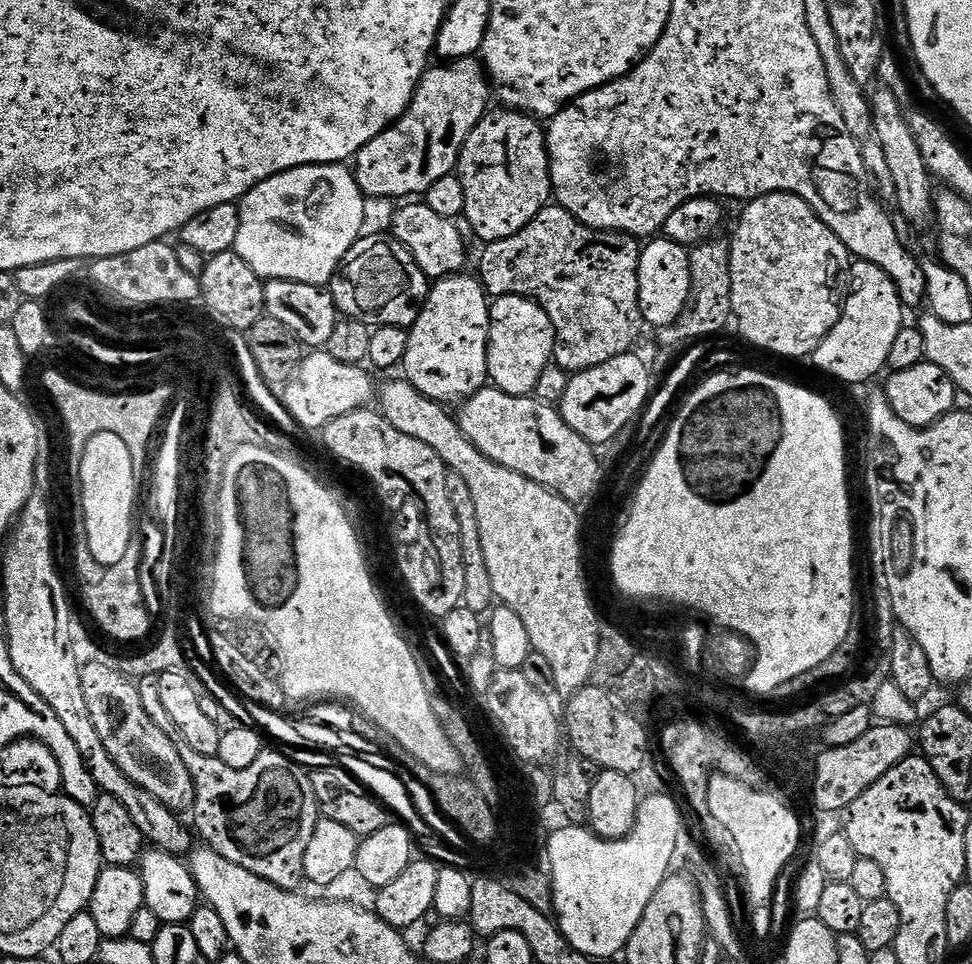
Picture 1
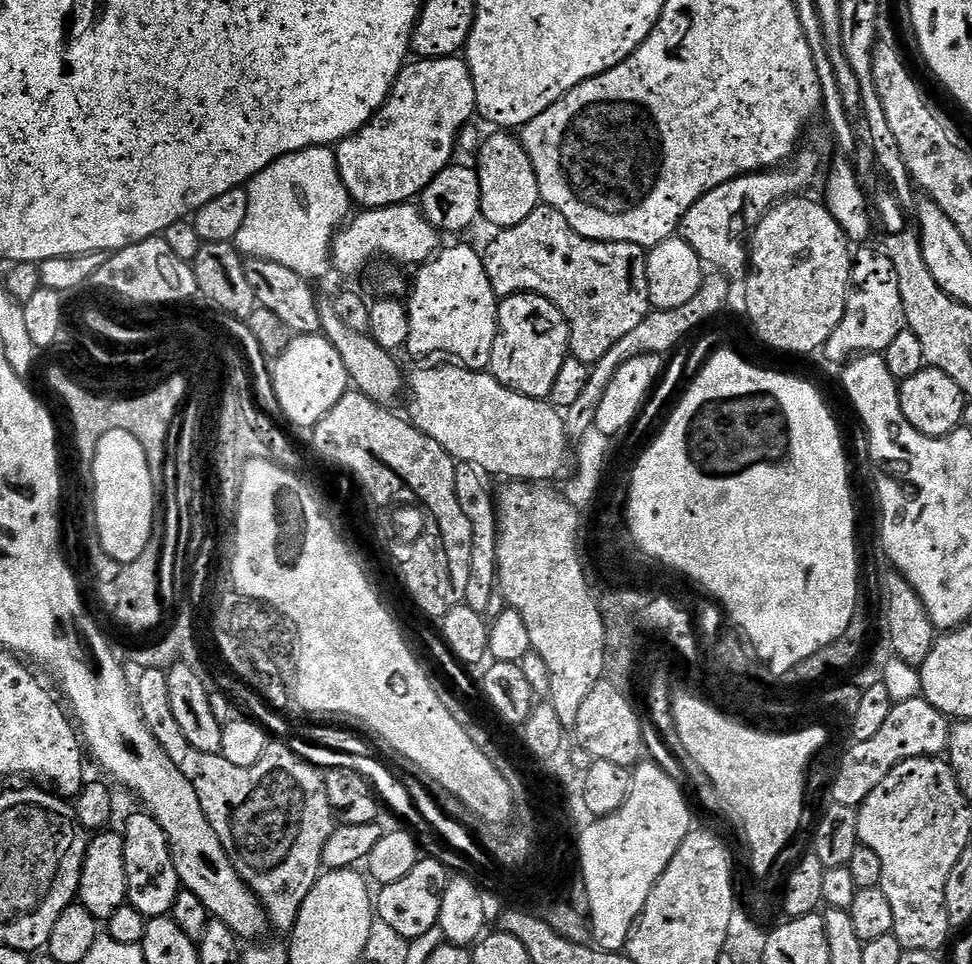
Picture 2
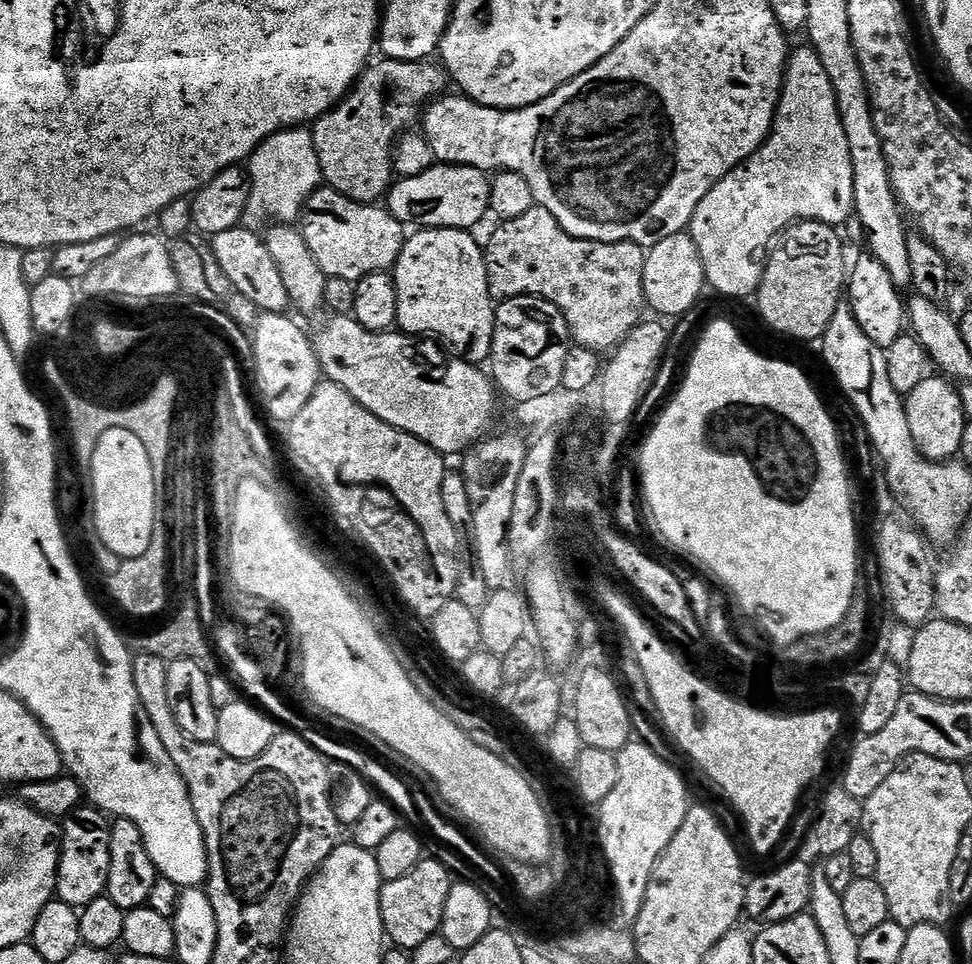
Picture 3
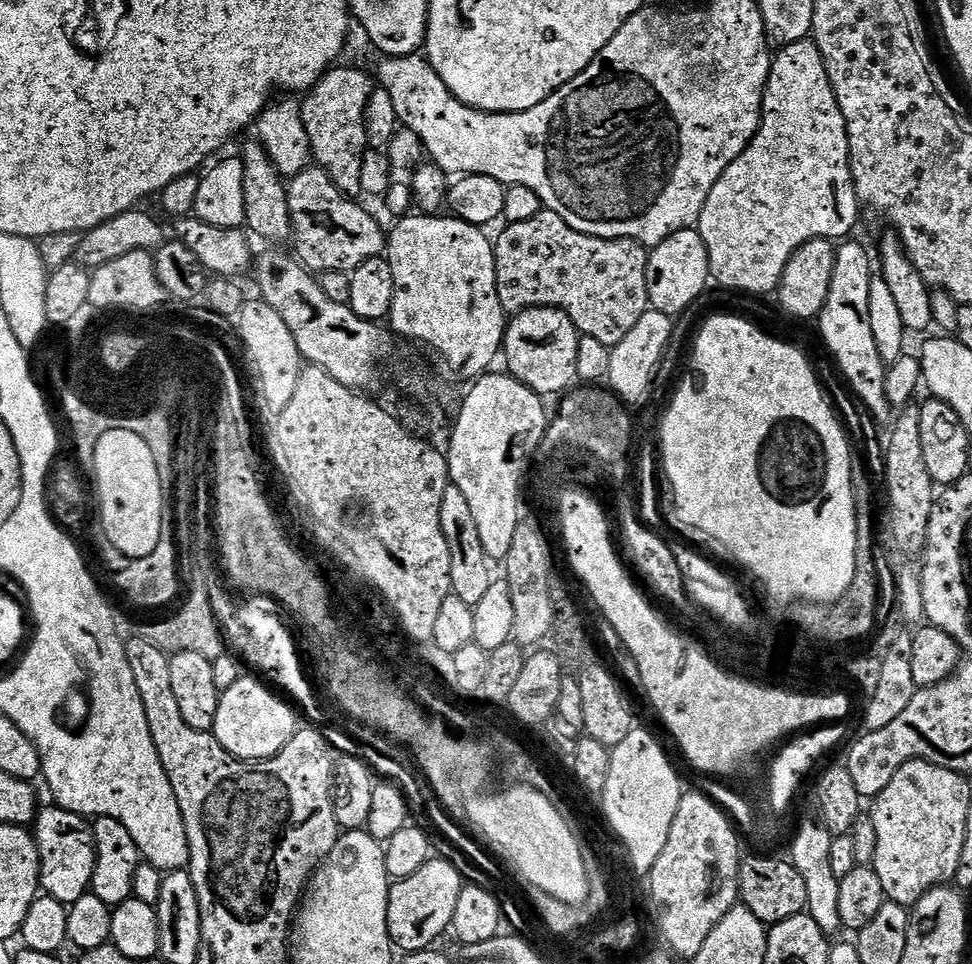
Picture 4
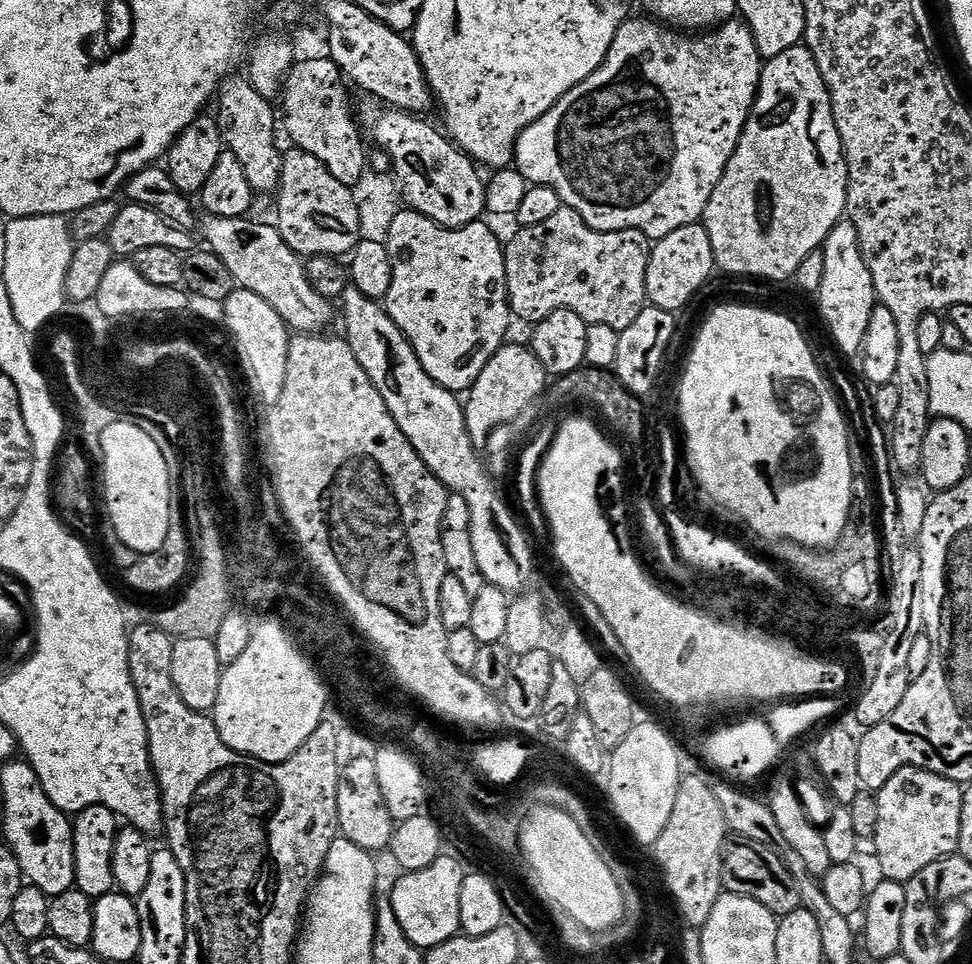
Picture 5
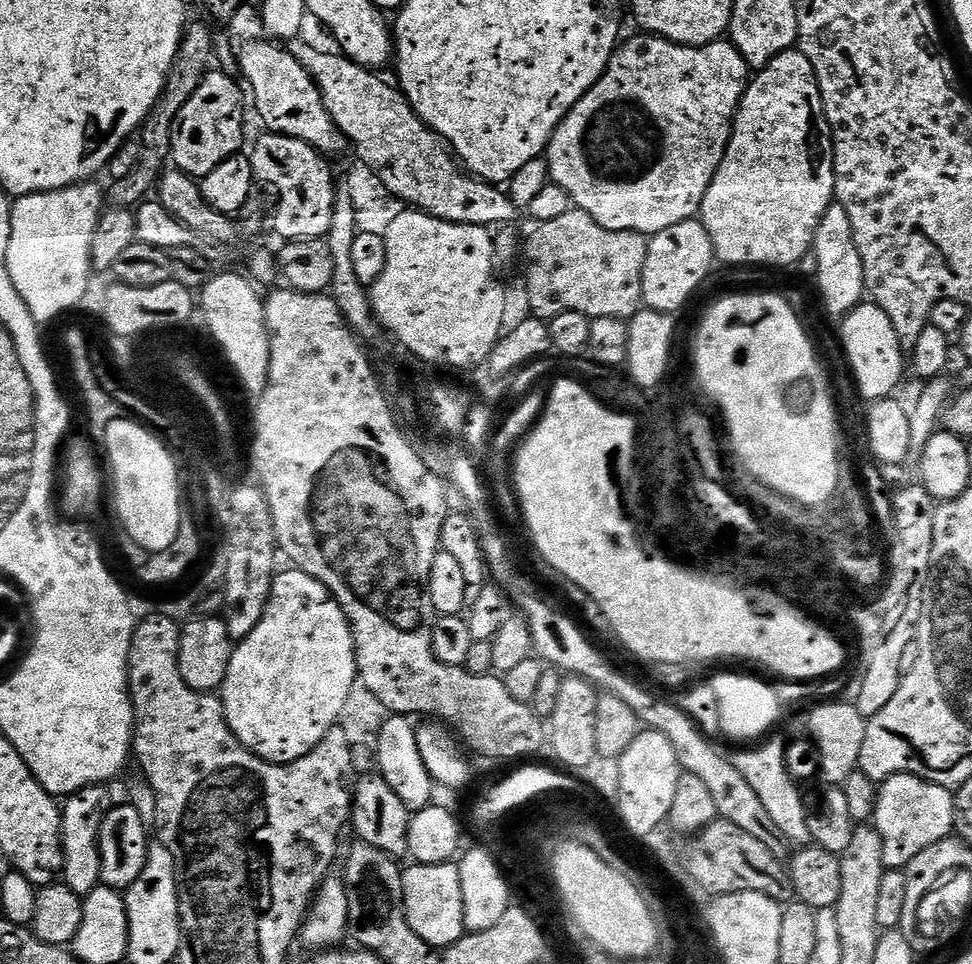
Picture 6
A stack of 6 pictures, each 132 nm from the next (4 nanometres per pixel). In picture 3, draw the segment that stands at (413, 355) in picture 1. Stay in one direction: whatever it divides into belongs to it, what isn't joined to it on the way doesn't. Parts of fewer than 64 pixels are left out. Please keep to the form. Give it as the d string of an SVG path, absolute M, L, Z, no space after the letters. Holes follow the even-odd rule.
M421 228L413 233L405 239L394 269L398 290L396 328L413 338L441 336L446 343L453 344L468 363L483 365L483 360L485 363L492 354L496 309L488 289L488 271L481 241L476 241L473 233L463 228Z

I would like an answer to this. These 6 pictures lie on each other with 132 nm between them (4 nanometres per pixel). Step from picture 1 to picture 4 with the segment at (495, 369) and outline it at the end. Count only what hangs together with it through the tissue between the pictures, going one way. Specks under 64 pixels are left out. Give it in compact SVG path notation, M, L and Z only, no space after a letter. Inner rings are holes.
M527 308L515 313L507 321L504 329L504 343L502 345L502 360L508 363L507 371L518 381L529 387L539 396L546 394L564 394L577 383L578 370L578 342L580 332L570 322L566 313L559 312L557 308Z

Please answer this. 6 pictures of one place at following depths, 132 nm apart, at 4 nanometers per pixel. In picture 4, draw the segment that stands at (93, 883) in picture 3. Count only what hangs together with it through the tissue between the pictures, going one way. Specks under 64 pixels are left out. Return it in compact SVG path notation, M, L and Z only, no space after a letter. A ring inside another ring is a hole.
M59 806L41 807L34 821L34 835L40 855L40 887L58 902L71 905L89 895L96 865L96 843L92 824L85 817Z

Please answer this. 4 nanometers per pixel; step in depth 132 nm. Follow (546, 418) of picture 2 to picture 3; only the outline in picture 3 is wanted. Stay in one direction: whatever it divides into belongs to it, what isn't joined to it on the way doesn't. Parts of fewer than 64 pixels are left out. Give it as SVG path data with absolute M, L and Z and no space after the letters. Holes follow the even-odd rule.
M351 315L327 317L329 320L314 332L316 357L320 359L320 369L329 381L346 390L370 414L382 418L390 426L426 442L434 451L451 458L455 452L467 453L473 445L480 443L493 431L492 419L496 416L496 396L494 384L487 375L480 373L475 364L463 358L455 358L445 368L432 369L416 357L412 349L413 337L399 330L371 332Z

